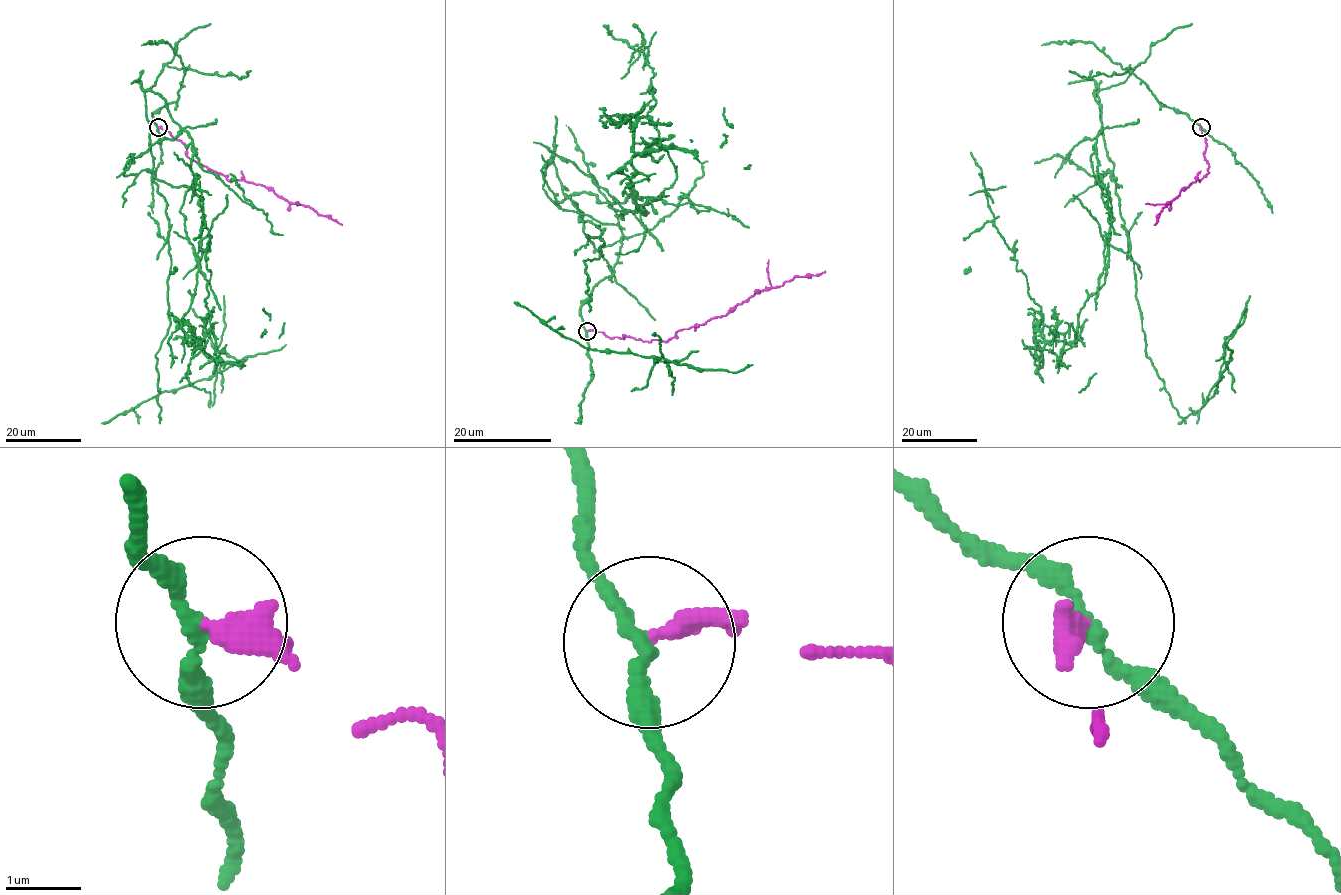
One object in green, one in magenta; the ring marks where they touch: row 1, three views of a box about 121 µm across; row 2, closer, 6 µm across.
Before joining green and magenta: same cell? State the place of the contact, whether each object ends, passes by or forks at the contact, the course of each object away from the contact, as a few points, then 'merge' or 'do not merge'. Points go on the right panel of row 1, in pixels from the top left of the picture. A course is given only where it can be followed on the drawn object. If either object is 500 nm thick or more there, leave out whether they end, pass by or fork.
(1201, 127) | green passes by | magenta ends | green via (1200, 127), (1156, 99), (1128, 71), (1137, 65), (1093, 92), (1106, 272), (1058, 360), (970, 152) | magenta via (1200, 127), (1206, 139), (1203, 155), (1208, 173), (1184, 187), (1159, 214), (1154, 225) | do not merge

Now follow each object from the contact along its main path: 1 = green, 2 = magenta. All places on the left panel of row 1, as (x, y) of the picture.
1: (157, 127), (185, 68), (145, 91), (192, 141), (201, 248), (182, 329), (215, 360), (201, 191), (173, 152)
2: (157, 127), (180, 140), (191, 159), (230, 181), (244, 179), (270, 187), (290, 203), (309, 206), (342, 225)

